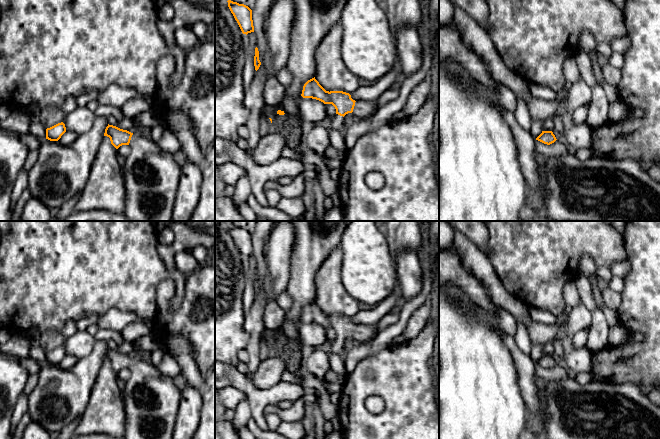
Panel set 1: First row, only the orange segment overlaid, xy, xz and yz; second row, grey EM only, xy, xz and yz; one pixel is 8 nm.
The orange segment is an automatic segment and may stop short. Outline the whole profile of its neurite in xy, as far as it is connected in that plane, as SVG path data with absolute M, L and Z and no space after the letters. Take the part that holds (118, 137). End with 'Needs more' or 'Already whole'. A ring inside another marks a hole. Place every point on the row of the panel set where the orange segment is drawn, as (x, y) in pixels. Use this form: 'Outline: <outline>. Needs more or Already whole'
Outline: M109 125L104 136L118 149L122 145L131 147L130 154L121 160L125 197L125 216L130 221L172 221L172 212L180 182L181 167L173 154L162 151L145 133L131 133Z. Needs more

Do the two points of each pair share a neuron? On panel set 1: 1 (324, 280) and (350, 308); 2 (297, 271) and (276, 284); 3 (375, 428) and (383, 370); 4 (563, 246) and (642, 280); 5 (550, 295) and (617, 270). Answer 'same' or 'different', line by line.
1: same
2: different
3: same
4: different
5: different

